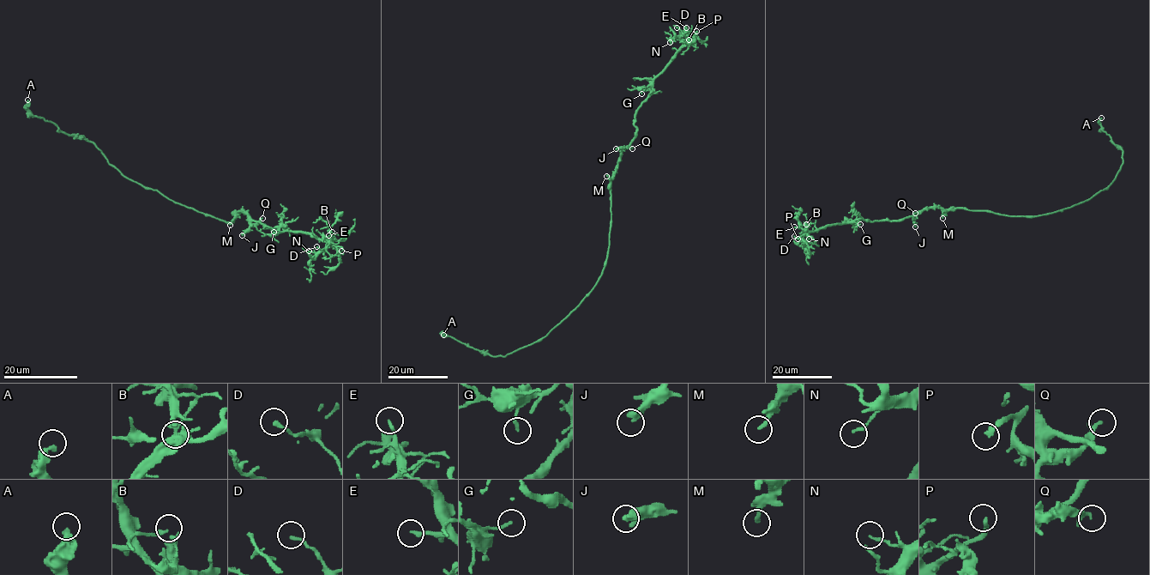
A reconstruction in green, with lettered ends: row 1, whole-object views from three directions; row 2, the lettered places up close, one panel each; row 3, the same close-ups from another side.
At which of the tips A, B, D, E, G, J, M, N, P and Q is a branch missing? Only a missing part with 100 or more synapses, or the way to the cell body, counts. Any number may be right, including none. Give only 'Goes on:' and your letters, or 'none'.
Goes on: P

